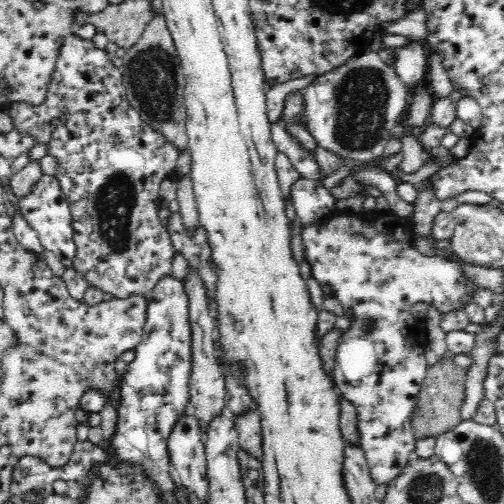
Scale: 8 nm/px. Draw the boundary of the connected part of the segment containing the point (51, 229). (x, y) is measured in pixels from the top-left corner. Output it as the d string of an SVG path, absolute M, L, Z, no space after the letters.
M43 174L42 180L36 180L30 193L18 199L18 208L24 221L38 233L44 250L53 252L66 268L72 268L77 258L72 212L68 199L62 193L61 184L55 175Z

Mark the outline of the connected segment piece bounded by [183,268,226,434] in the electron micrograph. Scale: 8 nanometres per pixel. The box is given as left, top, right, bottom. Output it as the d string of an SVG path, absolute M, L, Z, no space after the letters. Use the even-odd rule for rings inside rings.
M192 272L183 281L185 291L189 294L189 317L190 324L193 327L193 369L189 374L189 408L197 415L201 423L201 431L206 433L206 426L220 411L225 410L224 400L226 394L226 385L222 380L222 369L218 368L218 361L215 360L214 352L214 332L216 332L216 322L210 317L206 306L206 289L203 288L202 282L198 276Z

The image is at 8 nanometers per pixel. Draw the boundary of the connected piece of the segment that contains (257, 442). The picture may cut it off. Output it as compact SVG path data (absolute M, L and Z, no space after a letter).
M254 409L244 417L235 417L236 430L239 434L239 445L246 452L261 462L263 459L263 438L261 416Z

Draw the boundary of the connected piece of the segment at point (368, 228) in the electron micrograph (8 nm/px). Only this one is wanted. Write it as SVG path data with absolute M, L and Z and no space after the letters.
M335 210L331 211L327 217L318 223L306 223L301 224L301 240L302 247L304 247L304 254L308 265L312 270L312 277L318 281L320 287L326 294L326 298L336 298L342 305L343 310L346 310L346 314L350 317L351 327L346 331L342 332L338 346L338 354L336 360L336 370L333 382L336 382L338 392L343 393L343 396L347 398L354 406L357 412L358 419L358 445L362 447L362 450L366 453L366 460L369 464L369 471L371 477L374 479L376 485L378 484L390 484L390 481L401 476L404 472L406 465L409 464L410 460L413 459L411 455L412 451L415 450L416 440L414 429L412 428L411 417L413 416L414 410L417 404L417 396L422 386L422 381L427 377L429 364L427 363L425 355L425 349L427 344L428 334L424 320L414 317L412 314L412 304L416 302L426 302L433 304L441 313L446 313L454 310L465 309L467 304L471 302L468 290L474 288L475 284L469 282L461 272L461 266L457 262L451 262L446 258L428 258L424 256L413 247L413 236L415 234L413 230L412 220L404 217L397 217L392 210L384 212L378 212L376 210L366 215L366 221L364 220L364 210L361 220L356 216L358 213L349 212L347 216L335 216Z

